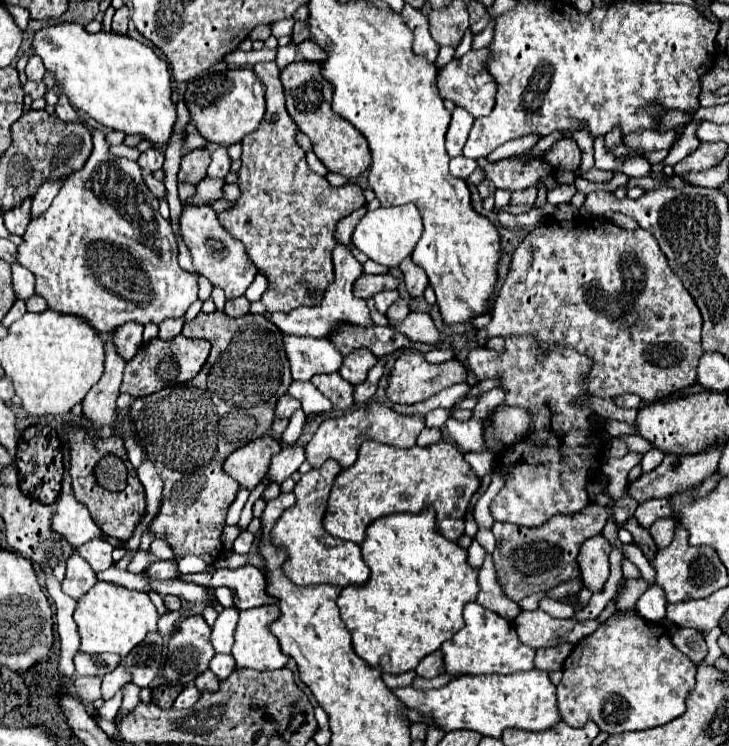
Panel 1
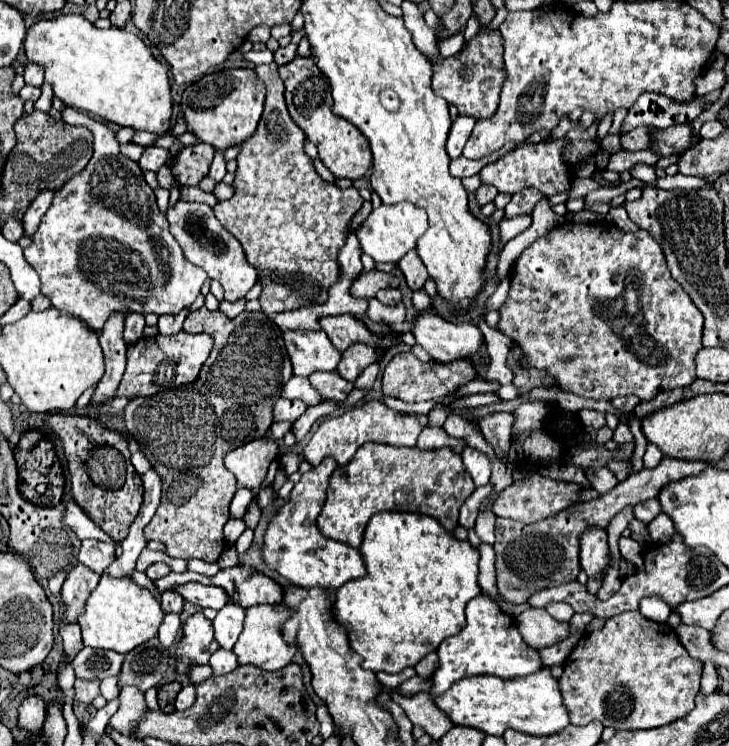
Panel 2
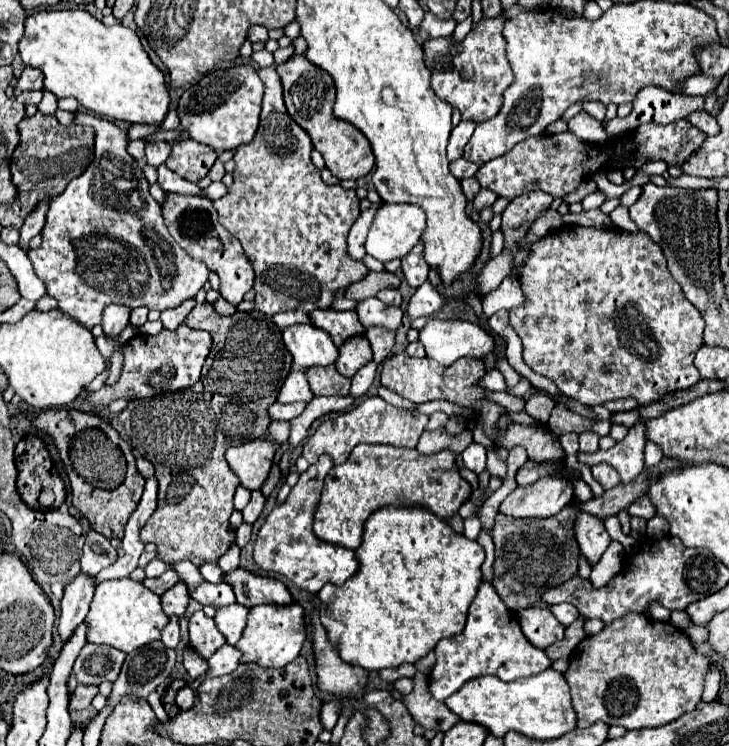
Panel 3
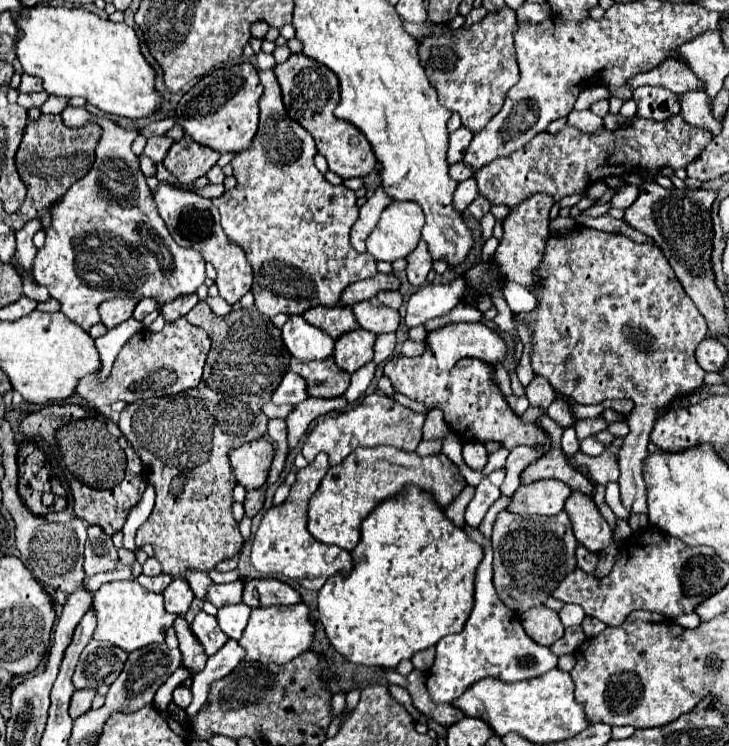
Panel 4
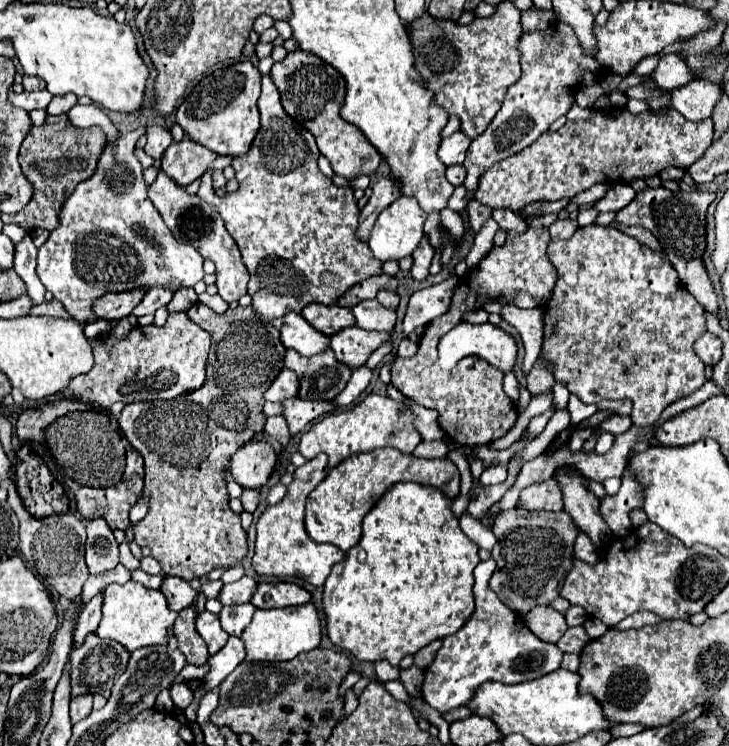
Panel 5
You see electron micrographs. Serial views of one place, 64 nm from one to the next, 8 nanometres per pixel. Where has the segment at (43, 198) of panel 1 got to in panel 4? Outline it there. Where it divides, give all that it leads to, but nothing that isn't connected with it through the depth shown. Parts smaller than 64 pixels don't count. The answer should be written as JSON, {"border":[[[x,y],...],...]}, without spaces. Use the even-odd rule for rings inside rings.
{"border":[[[32,220],[28,222],[22,230],[16,232],[16,268],[26,274],[28,278],[34,280],[32,276],[32,264],[34,264],[34,258],[36,258],[36,246],[32,242],[32,236],[40,230],[40,222]]]}

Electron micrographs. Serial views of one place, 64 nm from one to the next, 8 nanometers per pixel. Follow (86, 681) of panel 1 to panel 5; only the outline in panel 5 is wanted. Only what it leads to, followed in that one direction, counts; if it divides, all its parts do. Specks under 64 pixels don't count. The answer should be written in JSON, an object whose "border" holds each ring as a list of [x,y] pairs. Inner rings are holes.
{"border":[[[90,694],[88,696],[80,696],[80,698],[74,698],[70,702],[70,720],[72,720],[72,724],[78,724],[90,712],[92,712],[92,696]]]}

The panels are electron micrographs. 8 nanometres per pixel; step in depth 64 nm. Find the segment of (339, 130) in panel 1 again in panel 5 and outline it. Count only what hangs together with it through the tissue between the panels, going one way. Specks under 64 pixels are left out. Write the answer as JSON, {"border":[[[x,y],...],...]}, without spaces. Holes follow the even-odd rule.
{"border":[[[294,50],[284,60],[274,62],[270,78],[282,96],[284,110],[314,134],[318,150],[328,158],[334,174],[346,180],[354,180],[362,174],[374,174],[378,170],[382,154],[368,142],[368,138],[364,138],[364,134],[356,126],[348,124],[340,116],[340,108],[344,106],[346,96],[346,82],[334,66],[324,62],[316,54]]]}

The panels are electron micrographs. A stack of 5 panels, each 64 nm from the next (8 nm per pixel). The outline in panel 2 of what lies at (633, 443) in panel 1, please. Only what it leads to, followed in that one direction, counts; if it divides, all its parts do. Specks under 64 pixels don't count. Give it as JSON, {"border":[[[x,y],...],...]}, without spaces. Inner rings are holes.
{"border":[[[622,422],[616,426],[612,440],[614,440],[614,442],[618,442],[618,444],[624,444],[624,442],[634,442],[630,428],[628,428],[626,424],[622,424]]]}

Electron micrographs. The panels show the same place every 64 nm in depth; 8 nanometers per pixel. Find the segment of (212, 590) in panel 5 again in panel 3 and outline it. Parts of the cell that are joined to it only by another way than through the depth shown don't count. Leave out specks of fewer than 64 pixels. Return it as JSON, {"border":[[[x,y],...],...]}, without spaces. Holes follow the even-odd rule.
{"border":[[[190,561],[177,562],[174,565],[174,569],[189,588],[194,588],[206,581],[198,568]]]}

